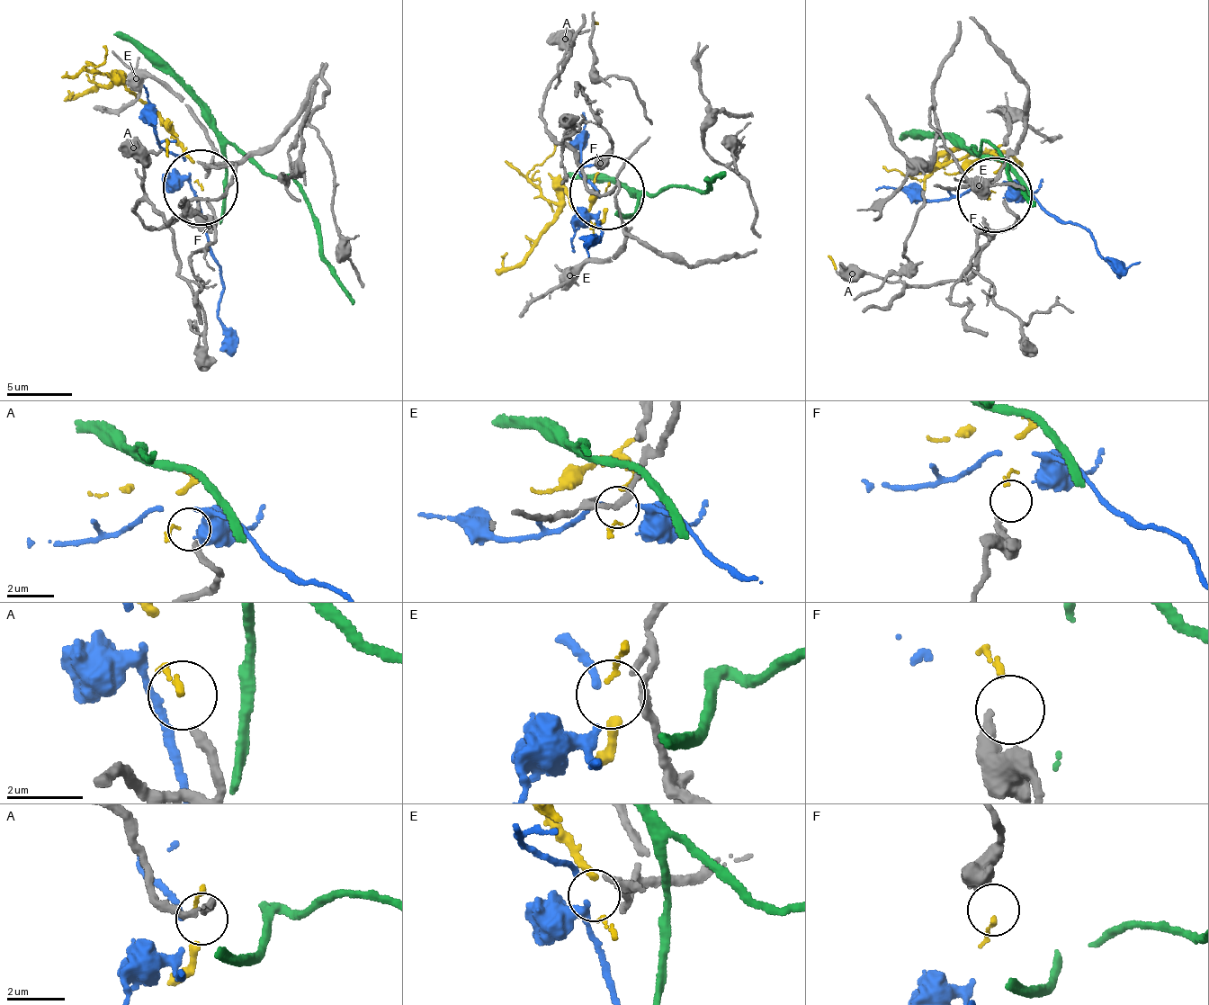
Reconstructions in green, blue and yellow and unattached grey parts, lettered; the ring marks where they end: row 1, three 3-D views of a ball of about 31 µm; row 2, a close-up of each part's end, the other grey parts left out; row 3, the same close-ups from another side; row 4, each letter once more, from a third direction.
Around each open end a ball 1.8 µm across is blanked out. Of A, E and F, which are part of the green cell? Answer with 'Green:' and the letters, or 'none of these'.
Green: none of these

